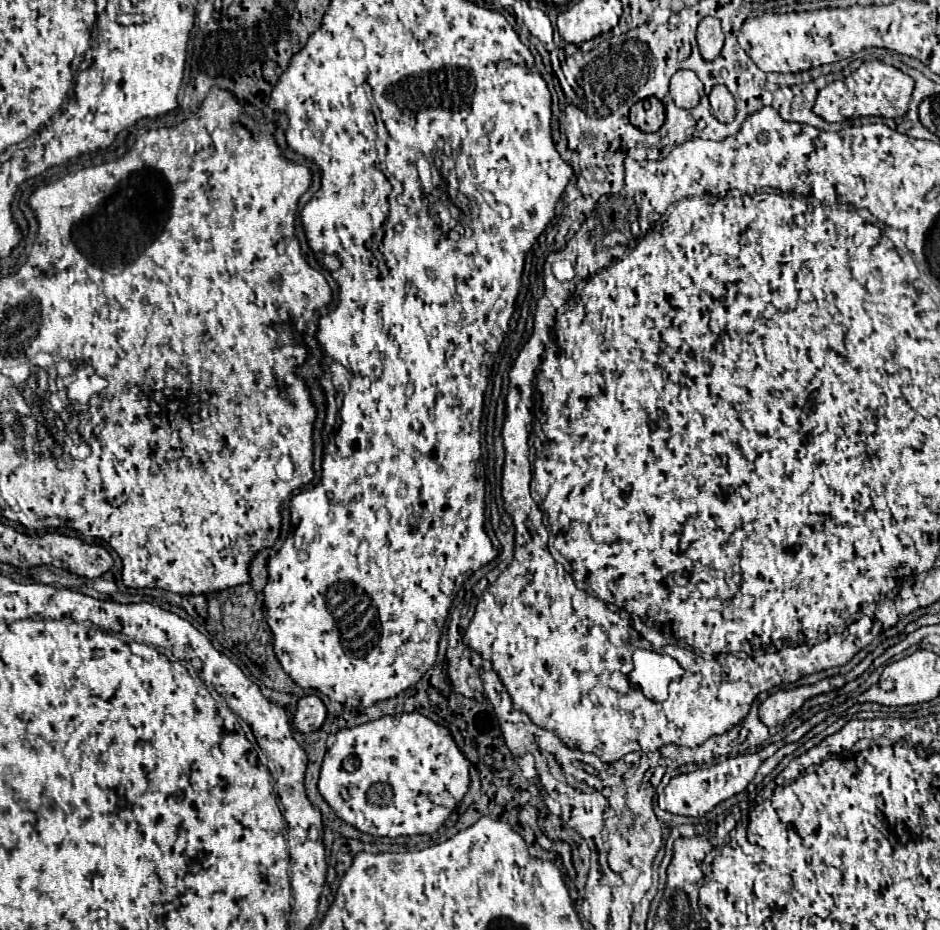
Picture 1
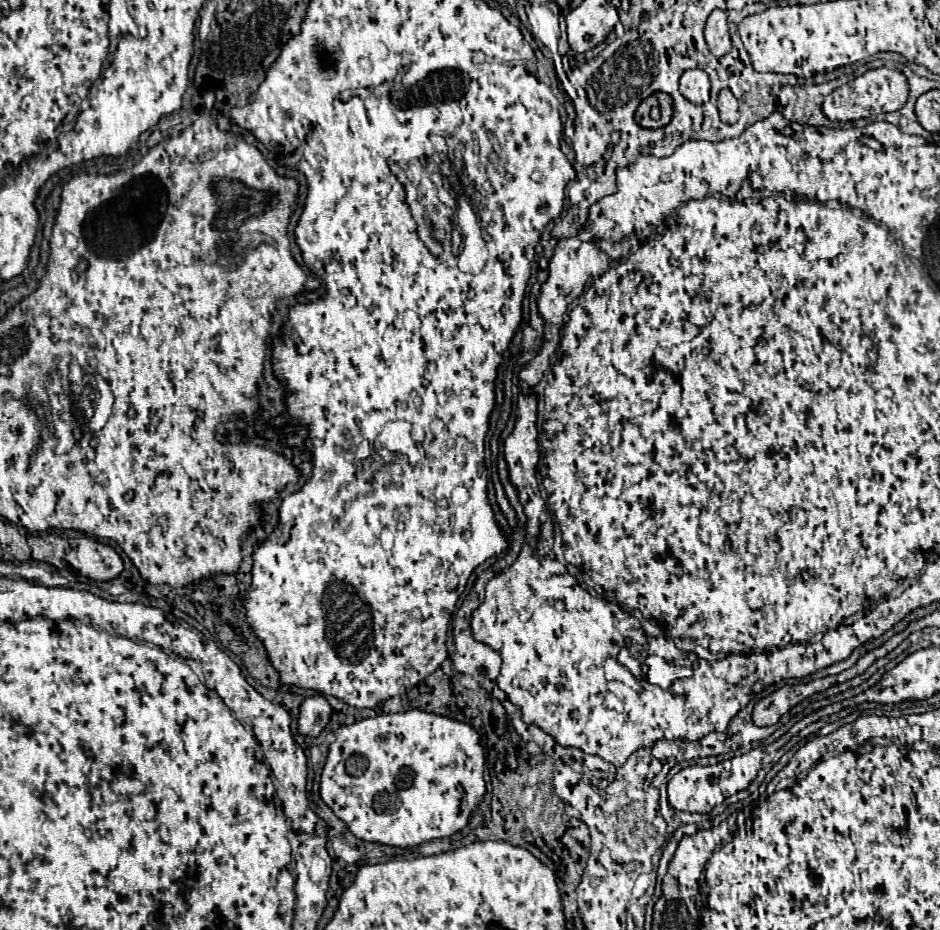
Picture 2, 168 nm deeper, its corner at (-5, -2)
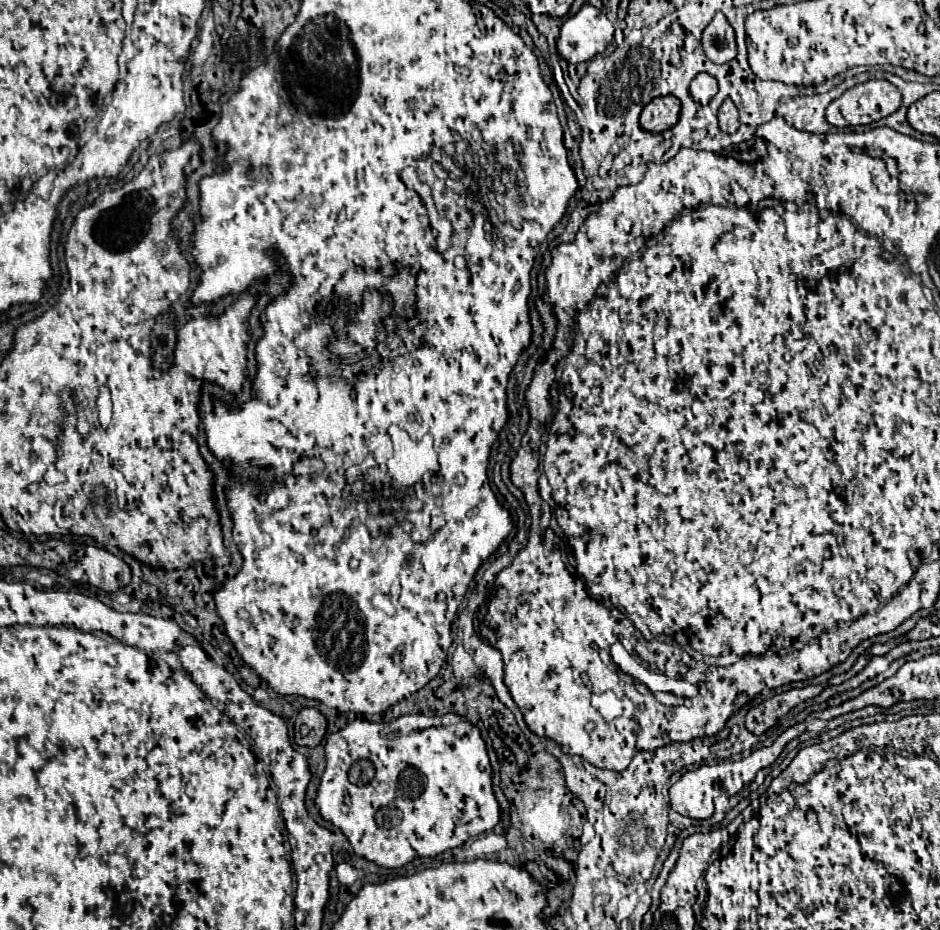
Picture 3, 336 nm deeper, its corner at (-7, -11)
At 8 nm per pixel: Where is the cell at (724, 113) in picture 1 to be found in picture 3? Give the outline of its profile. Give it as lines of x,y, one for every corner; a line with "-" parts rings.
726,98
718,110
718,120
720,120
720,130
726,134
734,134
740,126
738,122
738,110
730,98

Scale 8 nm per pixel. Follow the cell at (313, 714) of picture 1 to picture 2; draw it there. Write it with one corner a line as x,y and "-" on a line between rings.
316,695
316,697
304,699
298,715
298,731
308,737
318,737
320,731
330,721
330,713
332,713
332,707
328,705
326,697

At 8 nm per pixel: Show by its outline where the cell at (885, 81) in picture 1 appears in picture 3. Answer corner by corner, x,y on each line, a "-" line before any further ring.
868,80
846,90
826,108
826,120
832,126
858,126
882,120
894,114
902,104
900,90
888,80

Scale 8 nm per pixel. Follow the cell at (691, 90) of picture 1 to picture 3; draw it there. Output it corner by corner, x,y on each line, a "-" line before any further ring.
698,74
690,84
690,96
698,104
708,104
716,96
716,92
718,92
718,84
708,74

